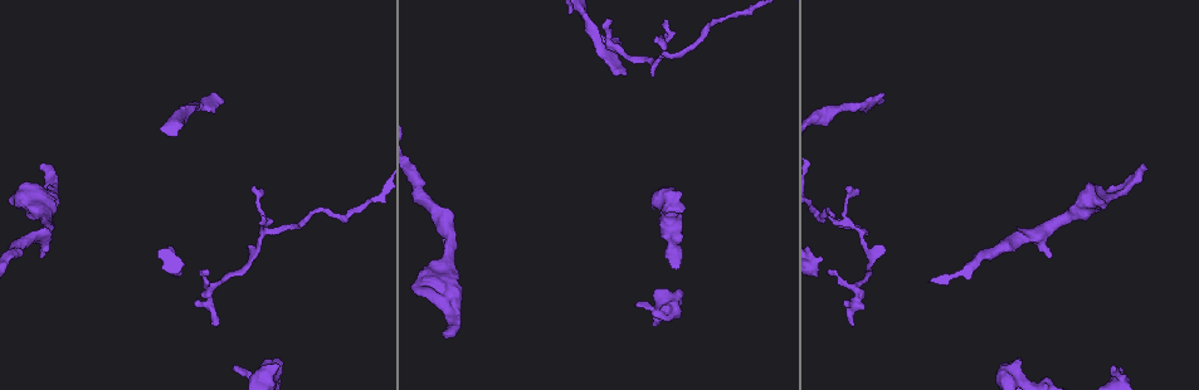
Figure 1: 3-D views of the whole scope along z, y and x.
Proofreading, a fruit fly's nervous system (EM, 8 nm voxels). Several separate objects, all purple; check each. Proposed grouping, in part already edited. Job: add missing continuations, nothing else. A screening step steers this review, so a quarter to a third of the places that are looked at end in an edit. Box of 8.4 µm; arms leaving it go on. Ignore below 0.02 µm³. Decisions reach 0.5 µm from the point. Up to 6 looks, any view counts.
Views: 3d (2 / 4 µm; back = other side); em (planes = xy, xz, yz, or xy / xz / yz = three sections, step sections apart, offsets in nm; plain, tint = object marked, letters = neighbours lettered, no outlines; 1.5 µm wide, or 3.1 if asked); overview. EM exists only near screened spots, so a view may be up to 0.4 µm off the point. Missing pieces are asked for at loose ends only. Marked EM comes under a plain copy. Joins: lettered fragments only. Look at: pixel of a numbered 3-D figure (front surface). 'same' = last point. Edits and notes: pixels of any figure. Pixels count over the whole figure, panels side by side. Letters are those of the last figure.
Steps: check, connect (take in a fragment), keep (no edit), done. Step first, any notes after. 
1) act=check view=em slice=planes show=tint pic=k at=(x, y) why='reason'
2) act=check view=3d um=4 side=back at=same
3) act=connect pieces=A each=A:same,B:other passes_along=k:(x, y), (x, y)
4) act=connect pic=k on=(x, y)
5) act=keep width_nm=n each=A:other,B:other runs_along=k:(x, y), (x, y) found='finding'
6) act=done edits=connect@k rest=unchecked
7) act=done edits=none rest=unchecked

act=check view=em slice=planes show=letters pic=1 at=(41, 166) why='branch stops here'

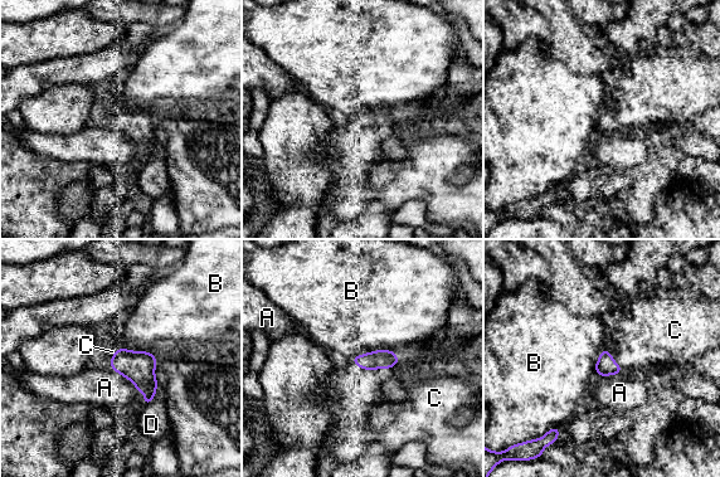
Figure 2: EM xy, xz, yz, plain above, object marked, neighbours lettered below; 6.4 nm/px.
act=connect pieces=C each=A:other,B:other,C:same,D:other found='the neuron continues'

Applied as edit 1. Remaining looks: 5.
act=check view=overview

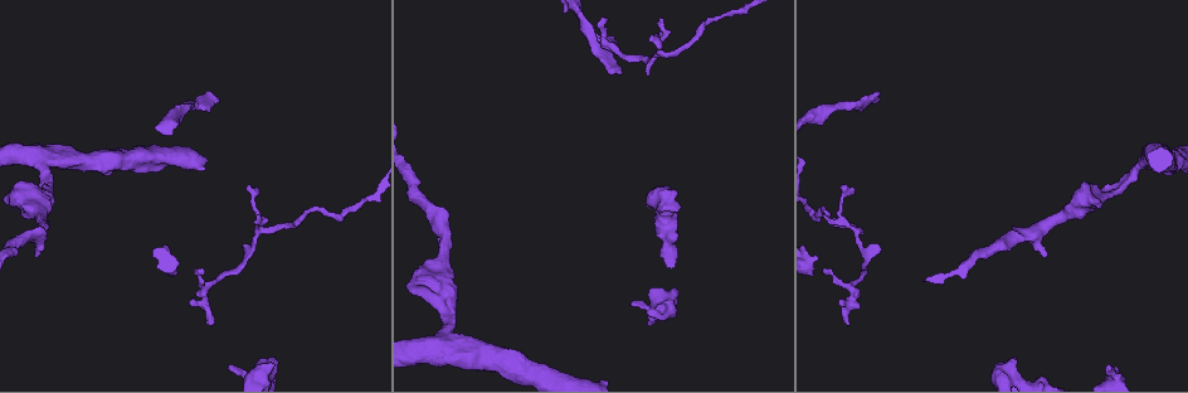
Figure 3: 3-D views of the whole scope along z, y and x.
act=check view=em slice=yz step=4 show=letters pic=3 at=(217, 98) why='long arm stops here'

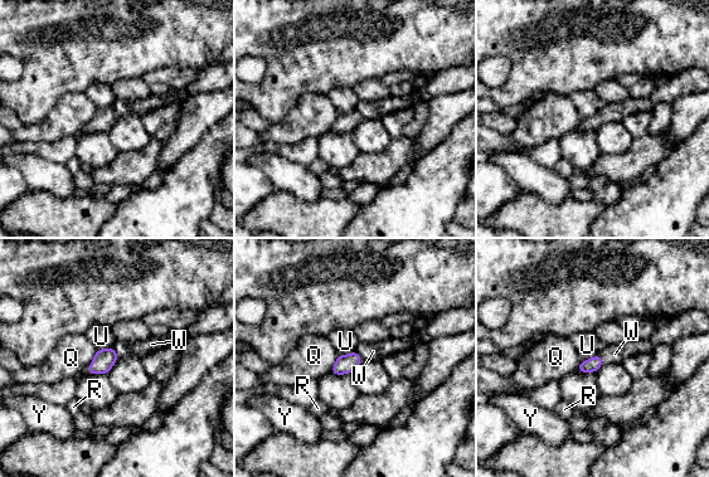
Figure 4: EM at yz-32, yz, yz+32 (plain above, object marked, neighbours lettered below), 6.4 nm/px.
act=check view=em slice=planes show=letters at=same

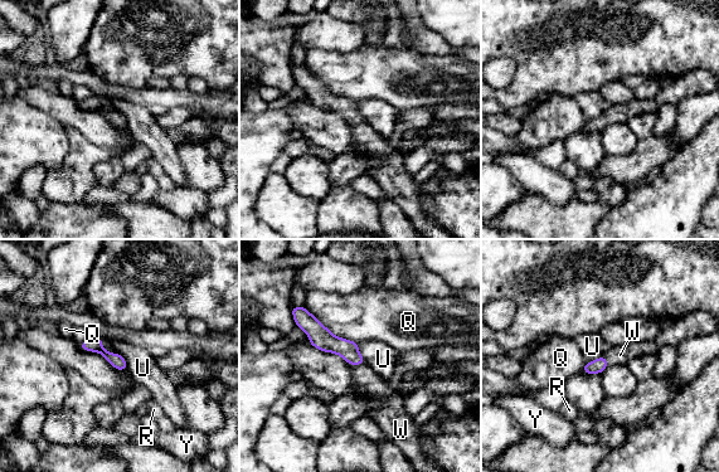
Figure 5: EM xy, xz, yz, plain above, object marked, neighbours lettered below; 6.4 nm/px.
act=connect pieces=W width_nm=90 each=Q:other,R:other,U:other,W:same,Y:other passes_along=5:(95, 344), (107, 351), (106, 345) found='the neuron continues'

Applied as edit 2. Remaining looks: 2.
act=done edits=connect@2,connect@5 rest=unchecked

